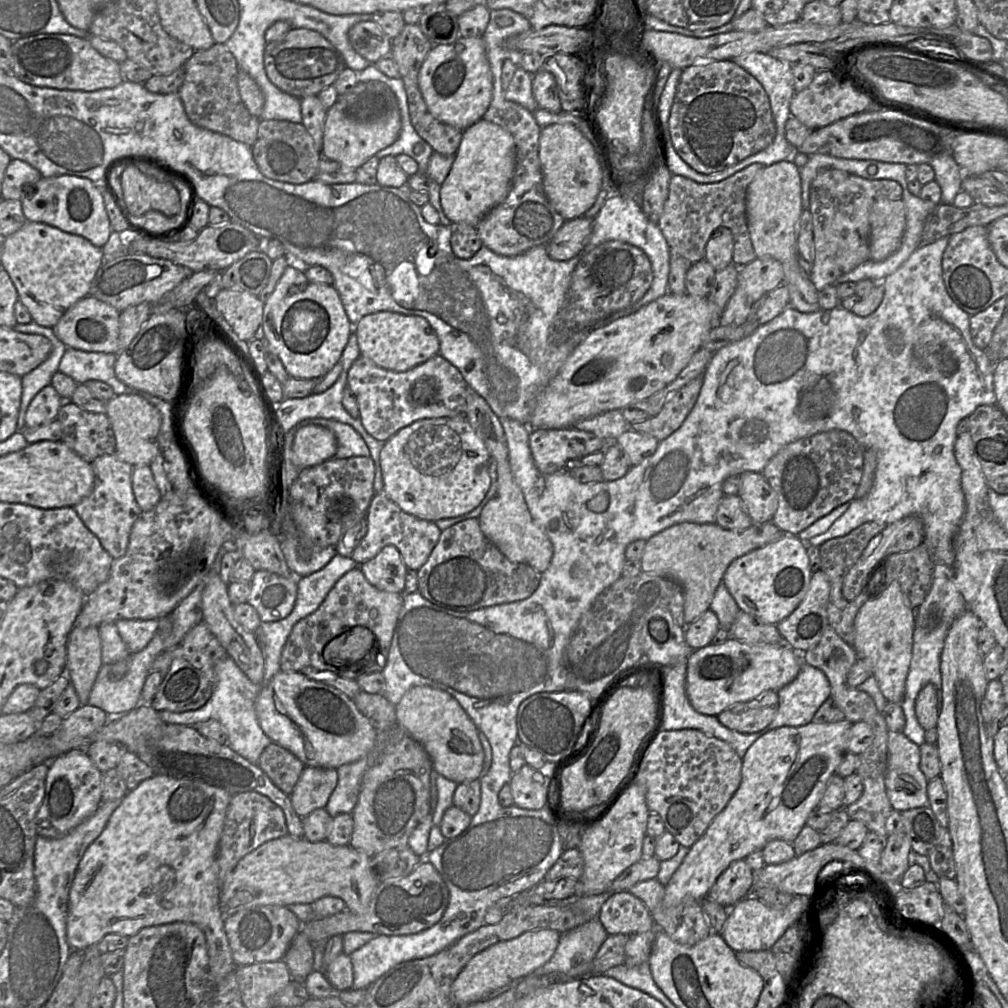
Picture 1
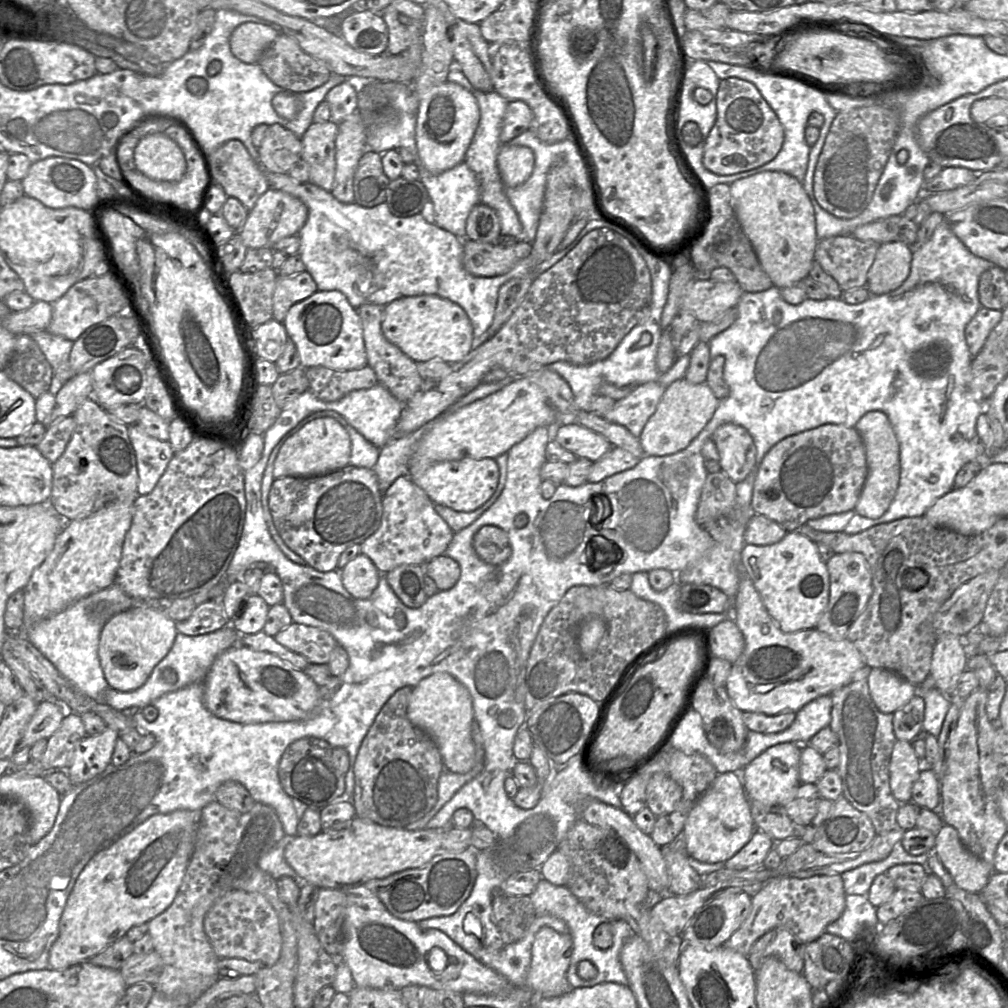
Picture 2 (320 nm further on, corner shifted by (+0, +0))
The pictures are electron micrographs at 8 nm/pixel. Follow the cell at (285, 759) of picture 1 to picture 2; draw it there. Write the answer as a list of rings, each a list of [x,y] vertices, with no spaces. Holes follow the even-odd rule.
[[[305,737],[291,743],[278,766],[279,781],[284,791],[308,807],[322,809],[335,802],[345,791],[345,774],[334,767],[333,747],[323,739]]]

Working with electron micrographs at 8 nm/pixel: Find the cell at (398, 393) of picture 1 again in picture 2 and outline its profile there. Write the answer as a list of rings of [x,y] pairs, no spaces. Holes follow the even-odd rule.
[[[372,303],[363,304],[357,309],[362,321],[367,366],[375,371],[378,383],[385,386],[399,401],[405,404],[421,389],[424,379],[418,372],[416,362],[384,336],[382,332],[383,310],[384,307]]]

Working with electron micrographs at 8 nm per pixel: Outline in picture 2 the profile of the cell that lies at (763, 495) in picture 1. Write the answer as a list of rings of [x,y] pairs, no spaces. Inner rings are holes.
[[[734,423],[720,425],[713,433],[722,471],[734,482],[743,481],[756,461],[756,449],[749,432]]]

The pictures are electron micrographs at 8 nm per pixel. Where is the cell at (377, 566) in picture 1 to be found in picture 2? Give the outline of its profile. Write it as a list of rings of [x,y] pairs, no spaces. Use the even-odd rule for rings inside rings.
[[[403,564],[382,575],[385,575],[389,586],[407,607],[419,608],[427,600],[422,565]]]

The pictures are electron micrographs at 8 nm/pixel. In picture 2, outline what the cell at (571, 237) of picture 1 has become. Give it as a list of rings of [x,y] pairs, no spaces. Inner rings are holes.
[[[464,240],[462,264],[473,276],[494,277],[510,271],[519,261],[527,258],[532,243],[517,240],[509,246]]]

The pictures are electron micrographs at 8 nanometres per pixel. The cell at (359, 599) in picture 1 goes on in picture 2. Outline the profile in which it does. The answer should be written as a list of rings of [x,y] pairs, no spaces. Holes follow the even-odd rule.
[[[294,622],[274,639],[283,647],[304,656],[310,664],[328,664],[332,651],[338,645],[329,632]]]

